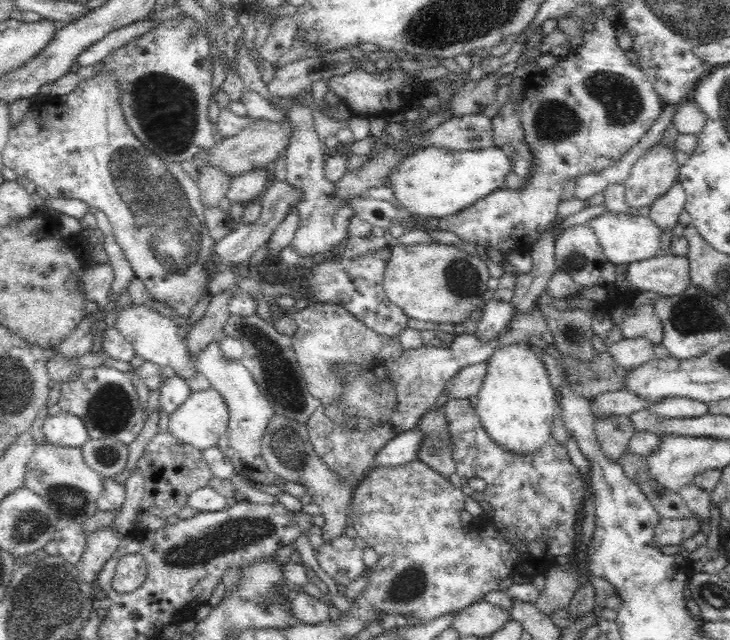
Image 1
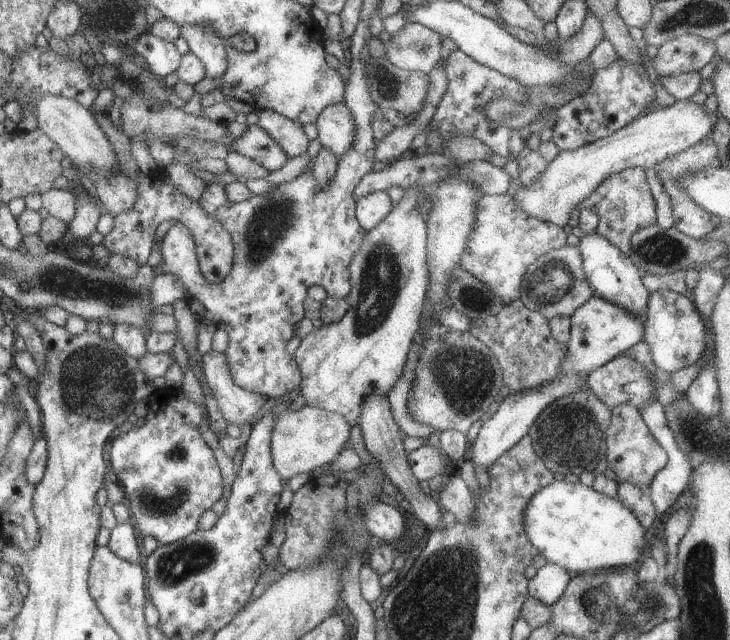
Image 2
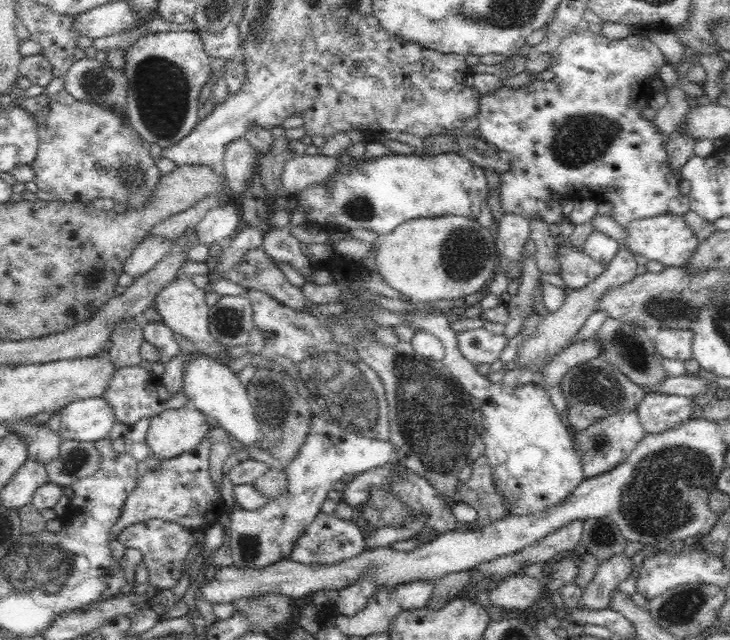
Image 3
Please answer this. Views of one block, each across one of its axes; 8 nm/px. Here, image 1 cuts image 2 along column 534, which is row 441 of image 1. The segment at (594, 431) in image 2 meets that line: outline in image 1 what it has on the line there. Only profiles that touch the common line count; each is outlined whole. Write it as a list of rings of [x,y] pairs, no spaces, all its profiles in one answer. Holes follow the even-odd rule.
[[[444,405],[430,409],[418,418],[414,429],[422,433],[422,442],[416,450],[416,460],[430,466],[442,477],[449,478],[458,469],[452,457],[453,444],[443,408]]]

